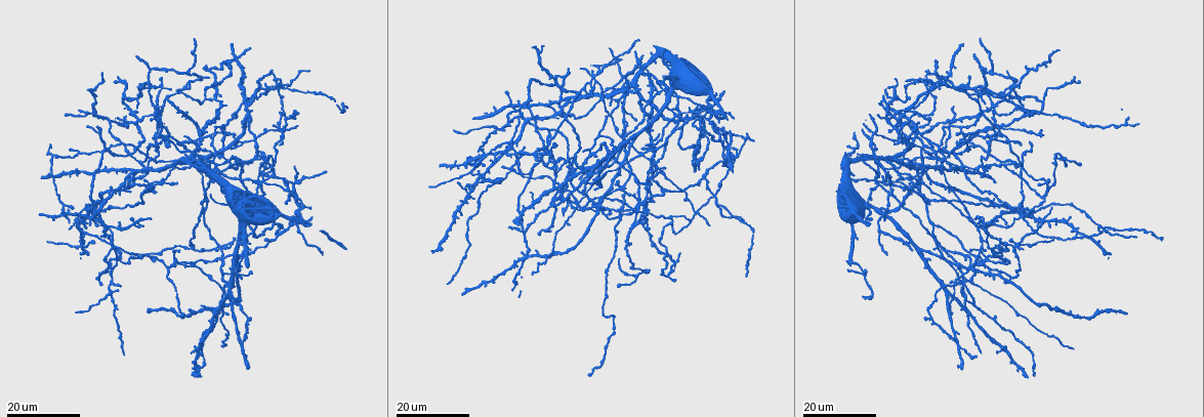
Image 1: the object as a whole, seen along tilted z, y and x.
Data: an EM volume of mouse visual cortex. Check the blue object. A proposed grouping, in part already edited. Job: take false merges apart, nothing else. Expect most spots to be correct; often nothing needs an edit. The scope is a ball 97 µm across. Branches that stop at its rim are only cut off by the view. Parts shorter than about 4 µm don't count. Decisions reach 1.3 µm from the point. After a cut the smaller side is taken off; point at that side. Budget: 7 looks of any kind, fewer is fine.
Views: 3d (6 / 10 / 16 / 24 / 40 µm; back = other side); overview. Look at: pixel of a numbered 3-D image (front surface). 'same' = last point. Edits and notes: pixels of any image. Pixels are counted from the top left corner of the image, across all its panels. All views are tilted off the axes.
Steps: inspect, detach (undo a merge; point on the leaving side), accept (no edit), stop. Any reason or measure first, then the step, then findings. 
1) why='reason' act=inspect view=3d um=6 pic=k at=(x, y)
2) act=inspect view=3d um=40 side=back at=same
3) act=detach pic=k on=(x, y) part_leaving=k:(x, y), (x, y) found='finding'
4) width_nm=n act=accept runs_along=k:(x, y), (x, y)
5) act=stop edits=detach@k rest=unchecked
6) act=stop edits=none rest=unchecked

why='four or more arms meet' act=inspect view=3d um=16 pic=1 at=(964, 291)

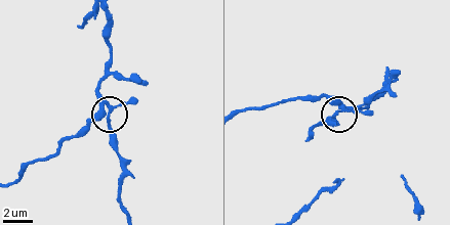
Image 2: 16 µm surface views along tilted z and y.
why='closer look' act=inspect view=3d um=6 pic=2 at=(100, 117)

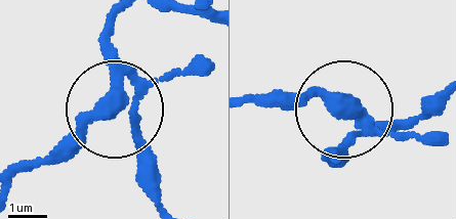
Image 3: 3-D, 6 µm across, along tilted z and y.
act=inspect view=3d um=6 side=back pic=3 at=(117, 108)

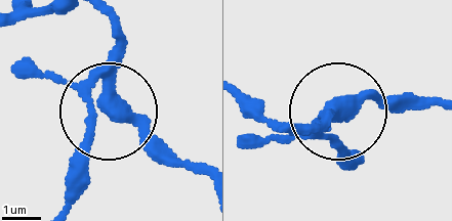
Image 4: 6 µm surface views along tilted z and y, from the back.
width_nm=310 act=accept found='all the same neuron'

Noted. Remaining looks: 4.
why='two arms in line, one across' act=inspect view=3d um=24 pic=1 at=(958, 277)

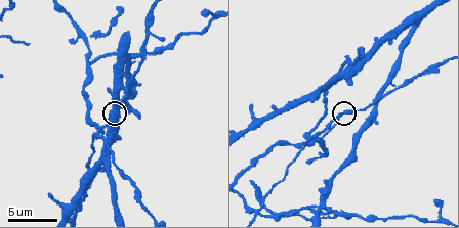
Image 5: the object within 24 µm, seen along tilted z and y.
why='zoom in' act=inspect view=3d um=10 pic=5 at=(342, 113)

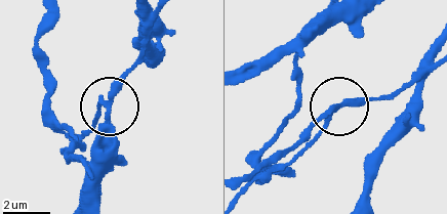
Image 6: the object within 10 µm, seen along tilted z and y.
act=inspect view=3d um=10 side=back pic=6 at=(103, 107)

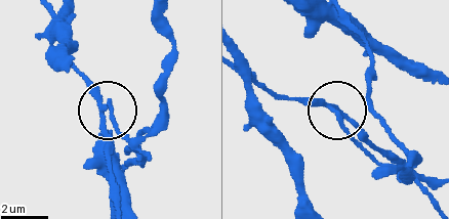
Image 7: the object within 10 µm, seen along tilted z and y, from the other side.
width_nm=170 act=accept runs_along=7:(240, 61), (280, 95), (329, 103), (373, 149) found='continuous, no second neuron'

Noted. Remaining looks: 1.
act=stop edits=none rest=unchecked

